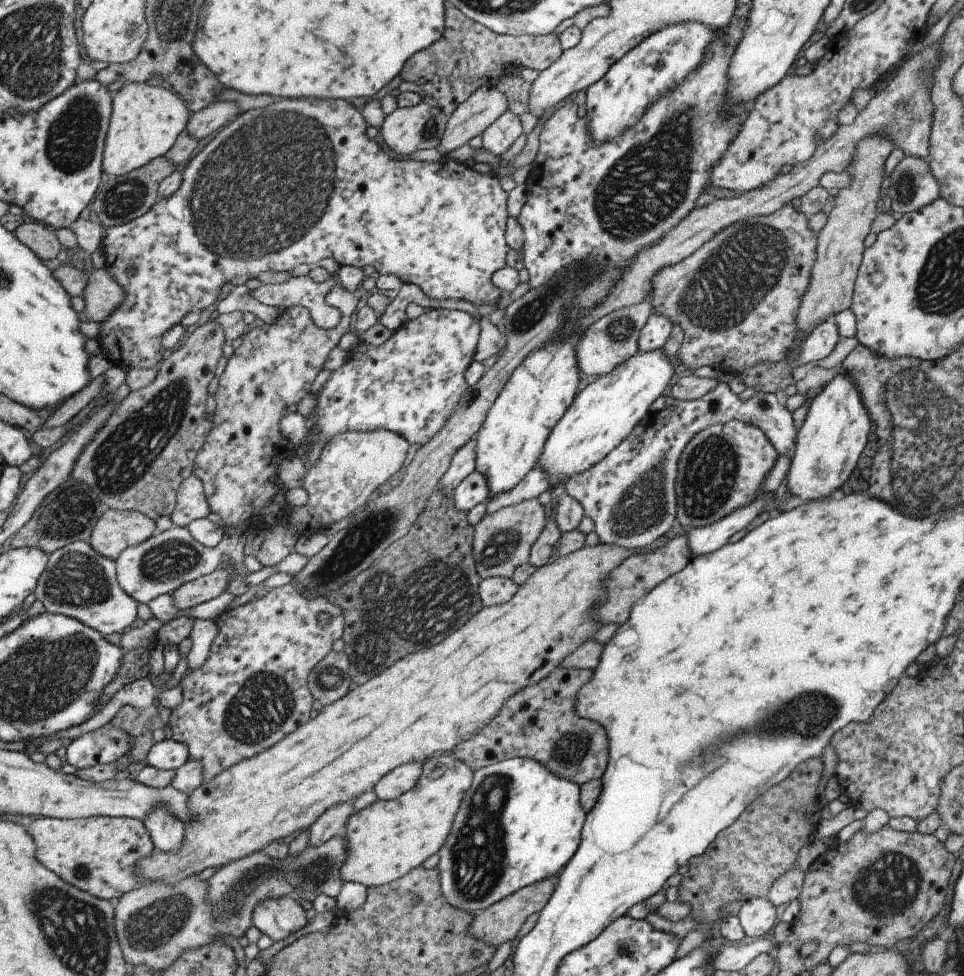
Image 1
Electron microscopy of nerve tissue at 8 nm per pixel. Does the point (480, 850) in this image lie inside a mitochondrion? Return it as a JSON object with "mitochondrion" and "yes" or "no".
{"mitochondrion":"yes"}

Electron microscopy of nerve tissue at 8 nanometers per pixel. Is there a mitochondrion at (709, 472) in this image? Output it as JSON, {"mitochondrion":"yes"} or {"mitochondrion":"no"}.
{"mitochondrion":"yes"}

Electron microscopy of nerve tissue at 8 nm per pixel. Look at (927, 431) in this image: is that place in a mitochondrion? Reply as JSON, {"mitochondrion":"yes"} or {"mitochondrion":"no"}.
{"mitochondrion":"yes"}

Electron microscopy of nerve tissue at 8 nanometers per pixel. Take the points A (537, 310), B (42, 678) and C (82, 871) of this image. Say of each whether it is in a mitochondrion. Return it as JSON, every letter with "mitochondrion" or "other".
{"A":"mitochondrion","B":"mitochondrion","C":"mitochondrion"}

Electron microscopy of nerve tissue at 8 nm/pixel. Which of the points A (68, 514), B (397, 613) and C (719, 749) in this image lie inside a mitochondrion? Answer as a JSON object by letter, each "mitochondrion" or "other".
{"A":"mitochondrion","B":"mitochondrion","C":"mitochondrion"}

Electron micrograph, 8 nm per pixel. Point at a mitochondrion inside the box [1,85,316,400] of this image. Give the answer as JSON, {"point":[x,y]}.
{"point":[72,137]}

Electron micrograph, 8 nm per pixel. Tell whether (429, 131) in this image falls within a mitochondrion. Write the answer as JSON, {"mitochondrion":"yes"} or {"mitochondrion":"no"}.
{"mitochondrion":"yes"}

